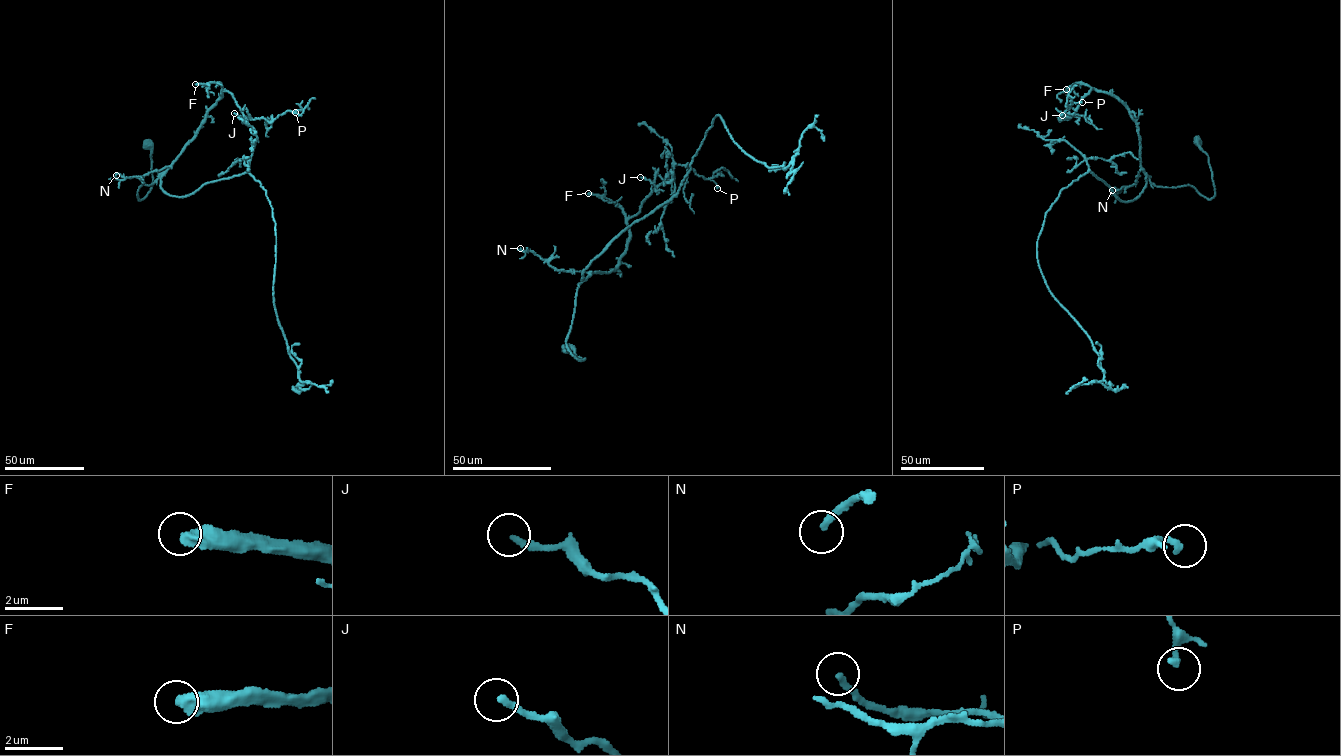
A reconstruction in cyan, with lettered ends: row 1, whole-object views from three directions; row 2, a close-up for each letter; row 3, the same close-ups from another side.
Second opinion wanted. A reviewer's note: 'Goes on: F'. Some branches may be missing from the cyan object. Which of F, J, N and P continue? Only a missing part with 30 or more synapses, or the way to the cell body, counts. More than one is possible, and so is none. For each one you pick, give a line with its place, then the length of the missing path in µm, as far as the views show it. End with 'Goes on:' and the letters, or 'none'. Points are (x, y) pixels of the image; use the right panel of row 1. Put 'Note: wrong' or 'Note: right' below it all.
F: at (1066, 89); about 130 µm are missing
Goes on: F
Note: right

